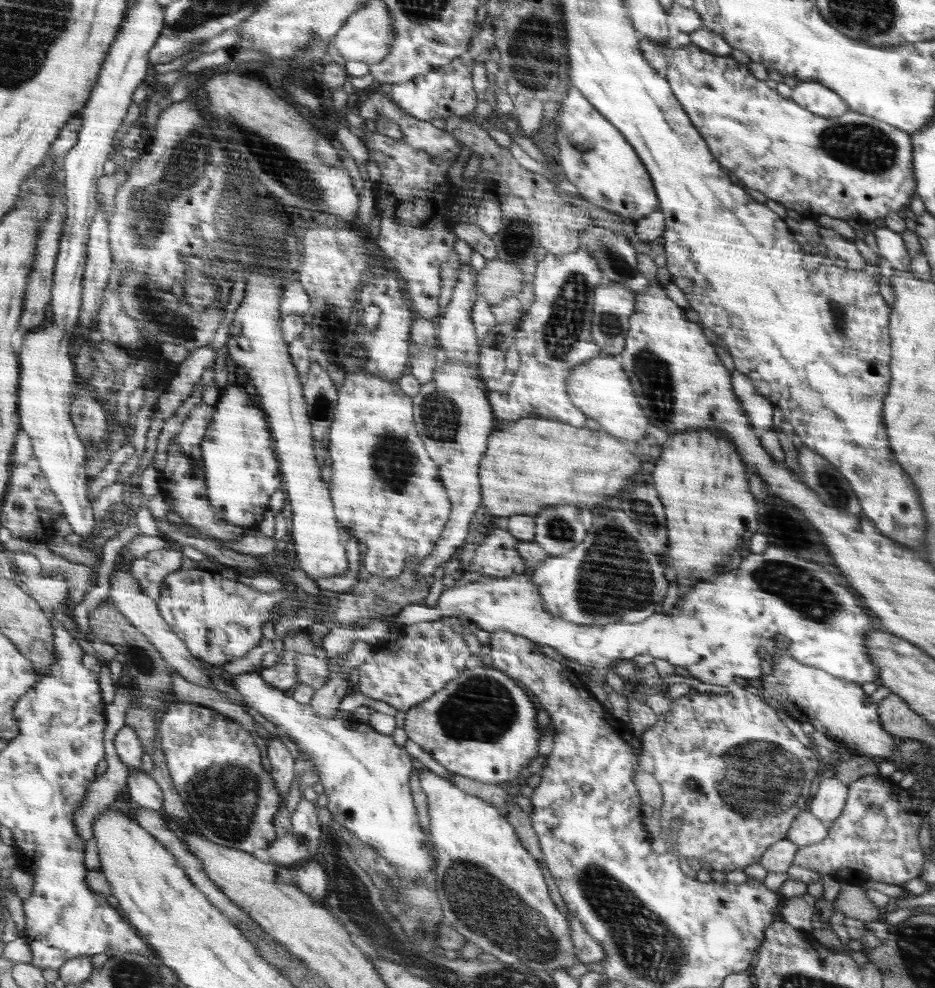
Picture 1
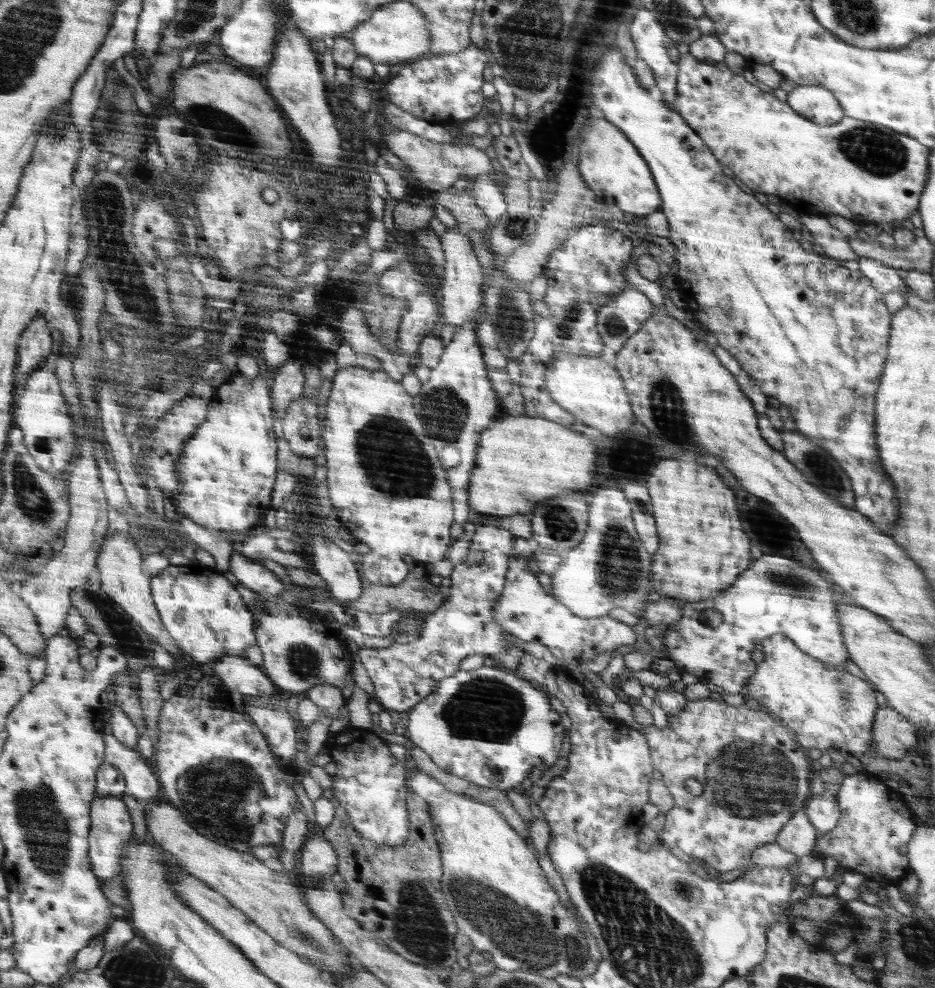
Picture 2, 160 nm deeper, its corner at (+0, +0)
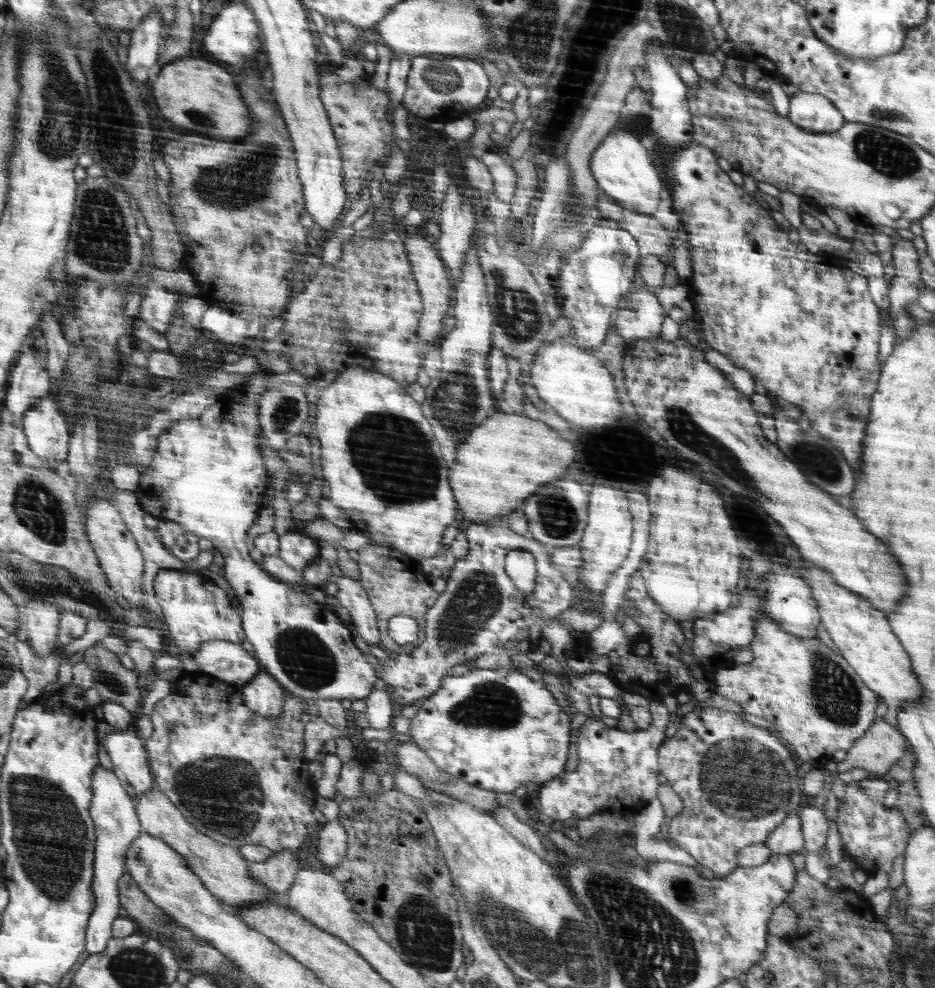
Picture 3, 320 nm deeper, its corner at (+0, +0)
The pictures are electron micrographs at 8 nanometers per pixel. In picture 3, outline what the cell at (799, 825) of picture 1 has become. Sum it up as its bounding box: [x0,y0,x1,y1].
[765,814,805,855]

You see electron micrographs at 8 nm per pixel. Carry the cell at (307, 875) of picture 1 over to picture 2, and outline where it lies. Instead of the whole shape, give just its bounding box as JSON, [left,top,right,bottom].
[298,835,339,876]

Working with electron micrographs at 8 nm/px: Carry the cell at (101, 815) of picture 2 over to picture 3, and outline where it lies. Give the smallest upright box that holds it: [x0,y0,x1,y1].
[87,766,142,954]

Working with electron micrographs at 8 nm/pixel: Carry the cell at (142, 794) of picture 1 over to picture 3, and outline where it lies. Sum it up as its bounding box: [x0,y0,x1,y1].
[103,729,155,794]

